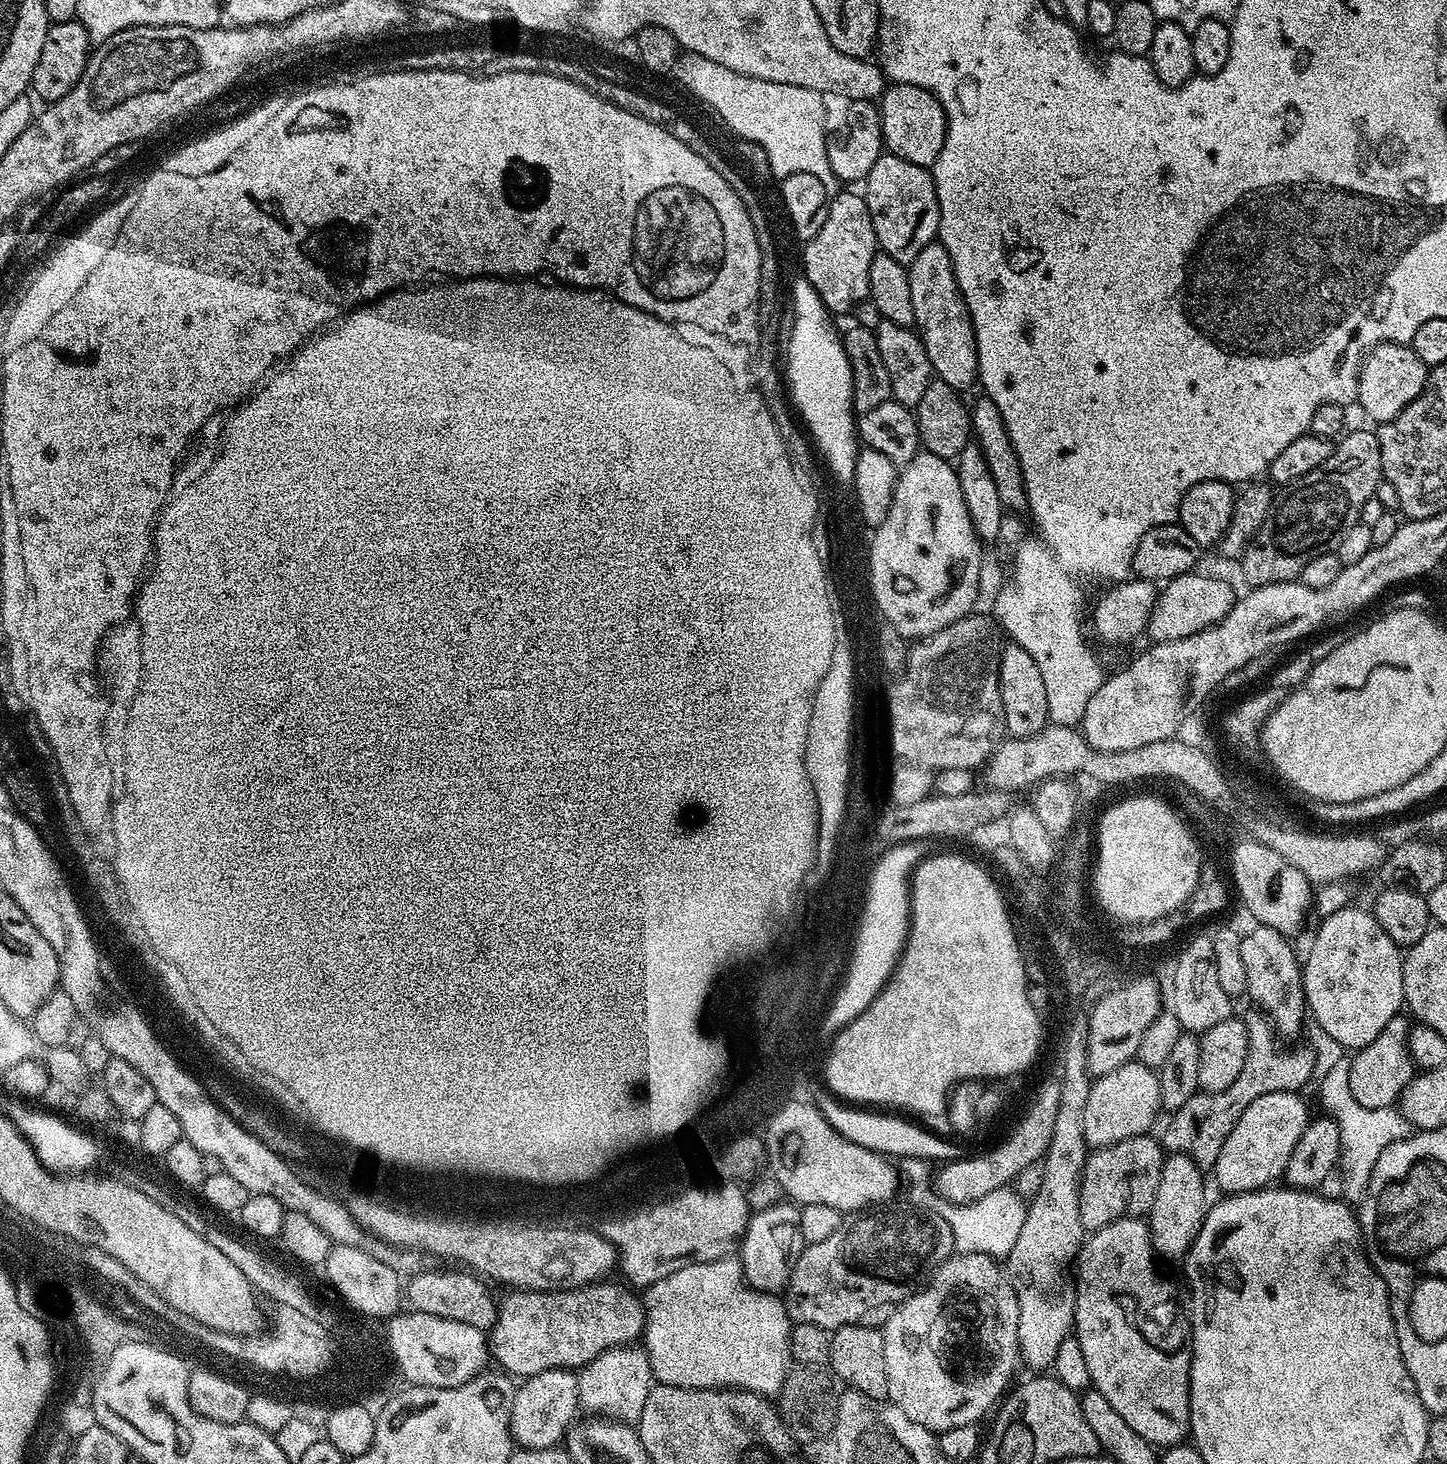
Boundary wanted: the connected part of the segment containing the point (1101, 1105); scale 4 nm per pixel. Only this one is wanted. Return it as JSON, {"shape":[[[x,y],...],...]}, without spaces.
{"shape":[[[1139,1062],[1123,1064],[1118,1066],[1116,1072],[1095,1077],[1091,1081],[1083,1115],[1085,1142],[1093,1149],[1109,1148],[1111,1144],[1126,1138],[1145,1135],[1151,1129],[1148,1127],[1155,1122],[1156,1115],[1161,1115],[1161,1112],[1157,1073]]]}

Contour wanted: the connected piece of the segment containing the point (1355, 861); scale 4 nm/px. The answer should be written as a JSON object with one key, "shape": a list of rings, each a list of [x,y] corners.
{"shape":[[[1298,826],[1278,832],[1259,831],[1251,839],[1270,846],[1274,854],[1282,854],[1290,866],[1302,870],[1314,886],[1335,884],[1346,880],[1346,876],[1360,876],[1363,872],[1379,869],[1384,862],[1386,848],[1372,836],[1327,836],[1324,832],[1303,832]]]}

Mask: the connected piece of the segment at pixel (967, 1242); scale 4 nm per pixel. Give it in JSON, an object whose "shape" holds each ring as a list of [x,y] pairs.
{"shape":[[[1005,1186],[986,1194],[986,1198],[978,1198],[973,1204],[957,1206],[947,1202],[939,1205],[938,1211],[946,1222],[950,1222],[950,1230],[954,1234],[955,1251],[963,1254],[973,1252],[993,1258],[1007,1257],[1014,1246],[1018,1234],[1022,1231],[1022,1222],[1026,1211],[1026,1200],[1011,1187]]]}

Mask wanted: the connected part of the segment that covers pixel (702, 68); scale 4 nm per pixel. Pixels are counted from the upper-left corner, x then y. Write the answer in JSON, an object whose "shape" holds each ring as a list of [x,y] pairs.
{"shape":[[[691,54],[681,55],[674,76],[684,83],[686,91],[693,92],[704,106],[716,112],[729,133],[741,140],[756,143],[766,152],[770,170],[777,181],[788,177],[788,140],[792,140],[792,146],[820,146],[826,139],[826,97],[823,92],[806,90],[802,86],[766,82],[746,74],[734,74],[734,70],[726,70],[726,66],[710,62],[710,58]]]}

